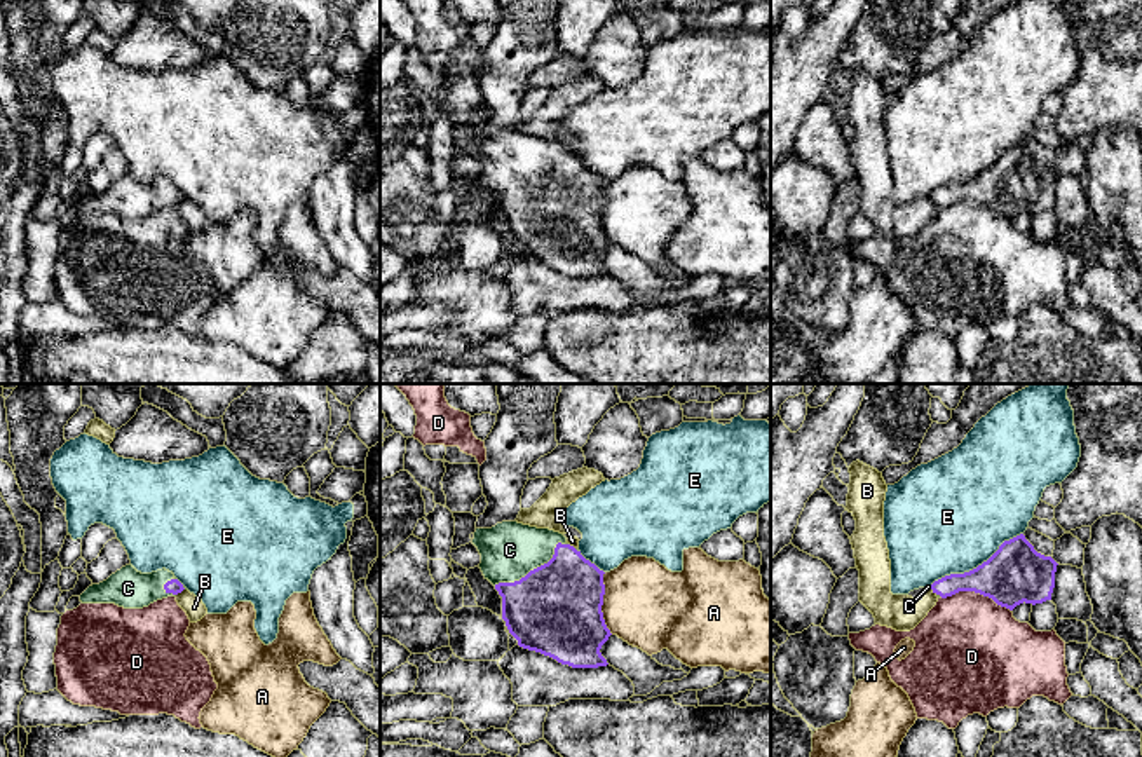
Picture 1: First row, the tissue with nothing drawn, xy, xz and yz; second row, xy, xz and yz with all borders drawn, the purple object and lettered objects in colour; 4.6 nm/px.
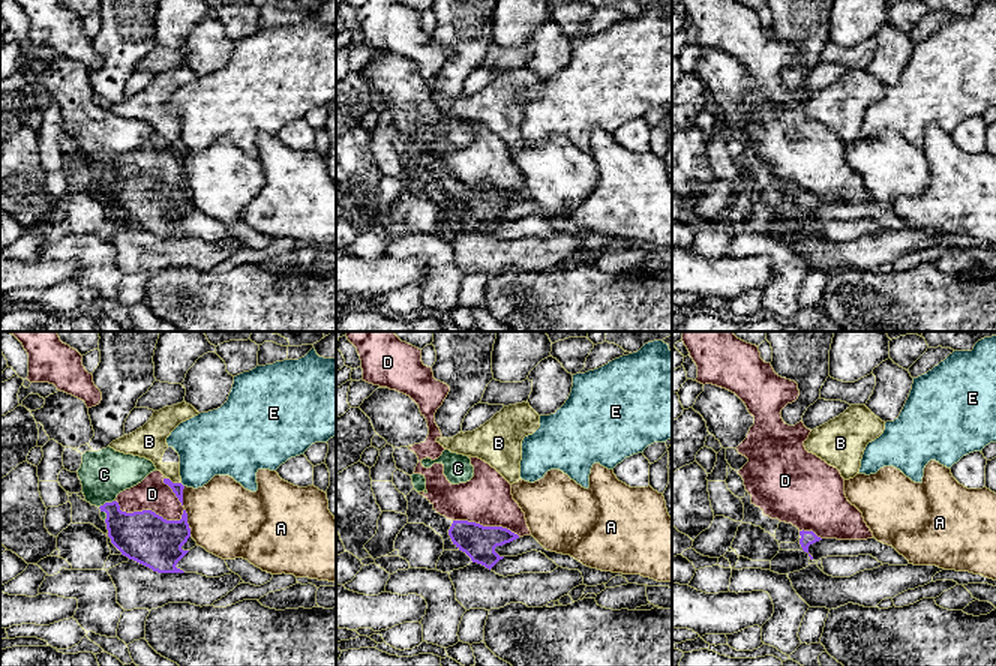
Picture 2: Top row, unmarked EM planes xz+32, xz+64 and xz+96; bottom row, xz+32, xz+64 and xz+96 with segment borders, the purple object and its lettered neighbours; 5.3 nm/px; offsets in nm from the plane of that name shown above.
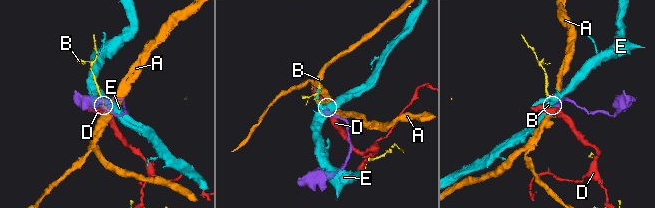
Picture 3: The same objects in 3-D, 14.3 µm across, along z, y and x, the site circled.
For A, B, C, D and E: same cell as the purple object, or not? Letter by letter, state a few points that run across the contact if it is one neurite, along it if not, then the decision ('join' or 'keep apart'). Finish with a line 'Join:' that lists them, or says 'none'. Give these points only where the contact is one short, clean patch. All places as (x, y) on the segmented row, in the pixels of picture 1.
A: keep apart
B: line xy (183, 588), (176, 595); keep apart
C: line xz (555, 609), (534, 569), (509, 550); join
D: keep apart
E: keep apart
Join: C

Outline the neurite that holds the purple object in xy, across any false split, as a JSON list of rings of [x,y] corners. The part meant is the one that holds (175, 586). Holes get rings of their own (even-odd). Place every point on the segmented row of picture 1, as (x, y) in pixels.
[[[129,563],[112,574],[106,581],[89,586],[80,595],[80,602],[143,609],[157,600],[176,597],[183,590],[187,588],[166,569],[141,574]]]

